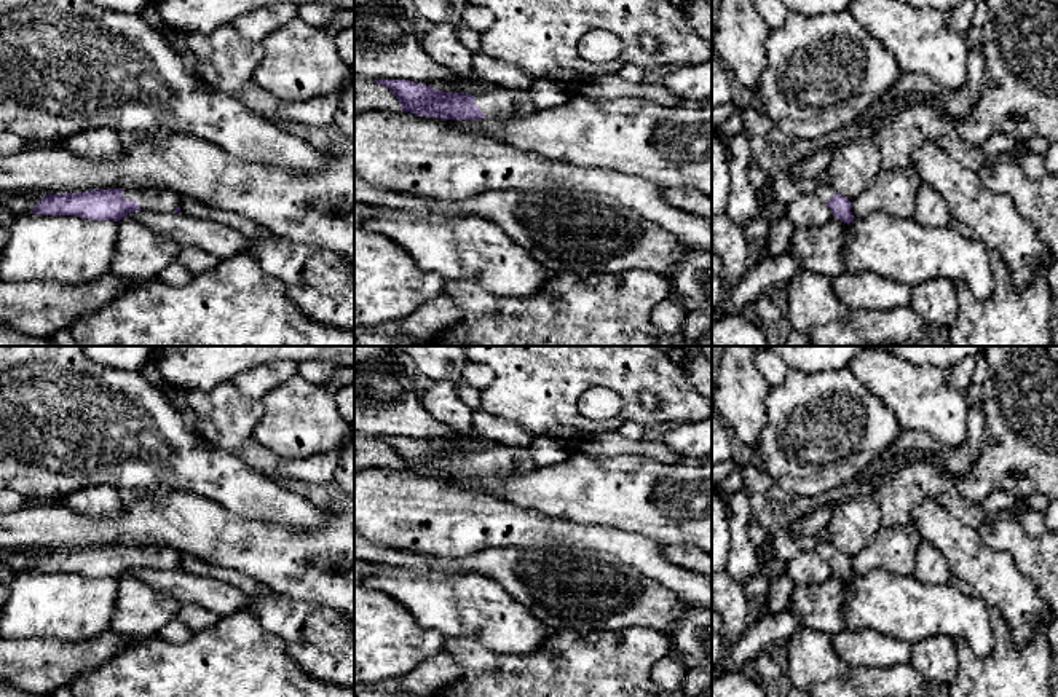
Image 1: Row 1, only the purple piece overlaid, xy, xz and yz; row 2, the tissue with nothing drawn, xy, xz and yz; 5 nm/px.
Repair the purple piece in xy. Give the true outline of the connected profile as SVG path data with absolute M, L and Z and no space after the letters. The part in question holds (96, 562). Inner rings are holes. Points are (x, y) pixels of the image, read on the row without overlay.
M109 545L45 552L29 571L120 579L129 569L180 569L180 553L160 545Z

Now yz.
M822 536L817 539L815 549L814 549L822 560L825 560L833 574L844 579L851 581L854 577L854 573L851 569L851 558L844 553L841 553L830 541L827 536Z

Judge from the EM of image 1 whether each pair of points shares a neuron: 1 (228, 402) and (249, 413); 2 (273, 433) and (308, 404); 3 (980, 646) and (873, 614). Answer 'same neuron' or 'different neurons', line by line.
1: same neuron
2: same neuron
3: same neuron

